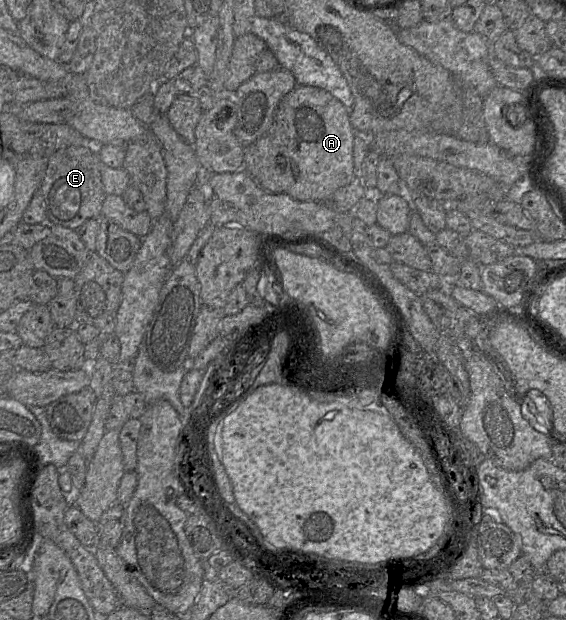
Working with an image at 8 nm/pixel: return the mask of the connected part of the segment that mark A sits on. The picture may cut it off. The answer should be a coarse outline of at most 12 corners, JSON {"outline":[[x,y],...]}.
{"outline":[[297,85],[242,169],[325,202],[355,177],[349,109]]}

